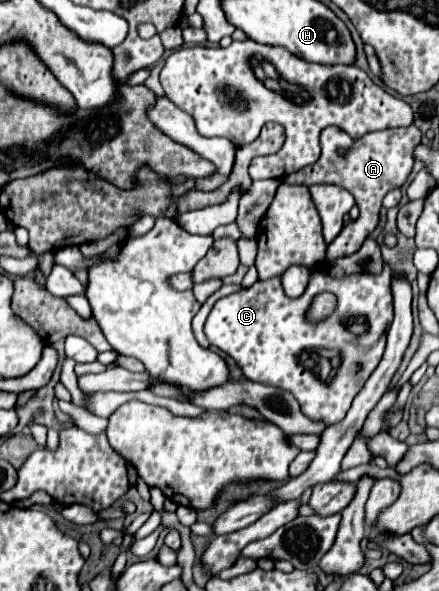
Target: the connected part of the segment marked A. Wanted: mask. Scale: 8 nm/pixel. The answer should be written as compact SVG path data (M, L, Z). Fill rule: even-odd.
M328 126L320 134L320 160L312 166L306 166L304 170L292 172L290 176L284 178L288 184L304 184L304 186L334 184L334 186L346 188L356 198L360 216L356 222L346 224L342 228L342 232L336 236L336 240L328 246L328 260L354 254L356 250L360 250L360 246L368 238L368 234L372 230L376 230L376 226L380 222L382 200L390 190L402 188L404 182L408 180L412 166L414 166L414 150L420 144L420 138L422 138L422 132L416 126L408 126L408 128L388 128L388 130L372 132L354 142L344 130L336 128L336 126ZM342 146L348 148L348 154L344 158L336 154L336 148L342 148Z

